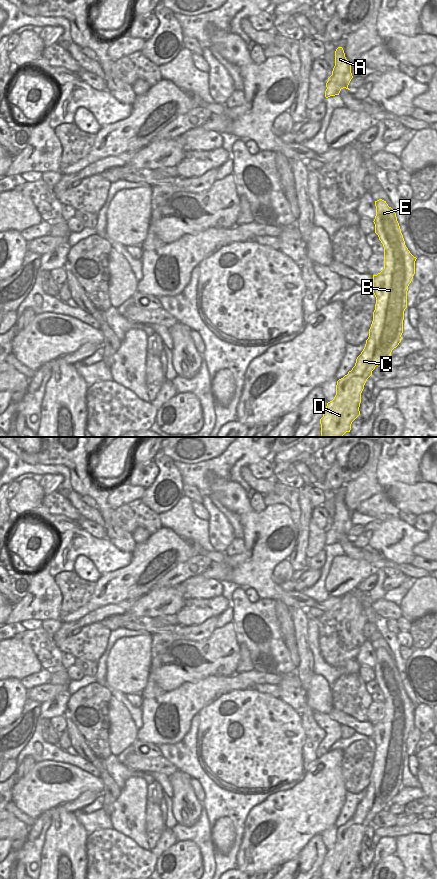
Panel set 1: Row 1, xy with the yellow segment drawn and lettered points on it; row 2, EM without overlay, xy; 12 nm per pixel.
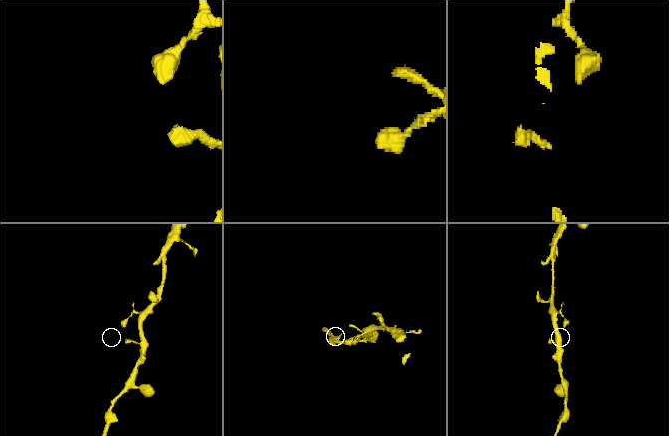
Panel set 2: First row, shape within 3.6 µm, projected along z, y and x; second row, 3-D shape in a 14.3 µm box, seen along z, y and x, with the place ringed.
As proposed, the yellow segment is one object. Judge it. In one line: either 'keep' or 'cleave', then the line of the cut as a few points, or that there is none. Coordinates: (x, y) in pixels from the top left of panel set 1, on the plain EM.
keep; cut none

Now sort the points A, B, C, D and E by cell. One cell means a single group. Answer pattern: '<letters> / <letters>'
A B C D E

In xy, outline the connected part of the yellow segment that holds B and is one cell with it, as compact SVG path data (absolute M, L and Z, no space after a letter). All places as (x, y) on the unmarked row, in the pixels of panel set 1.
M375 649L375 681L384 695L384 717L373 723L373 741L376 745L373 769L365 795L357 805L355 814L337 829L336 843L327 851L320 867L321 879L350 879L352 870L360 863L361 841L372 819L382 810L387 810L391 800L402 788L404 759L407 756L407 739L415 722L414 705L405 693L395 658L386 649Z

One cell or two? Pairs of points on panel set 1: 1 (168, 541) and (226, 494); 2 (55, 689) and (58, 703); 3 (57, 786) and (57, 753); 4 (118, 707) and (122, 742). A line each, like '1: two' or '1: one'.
1: two
2: two
3: two
4: one

